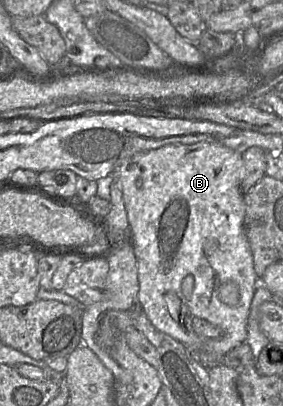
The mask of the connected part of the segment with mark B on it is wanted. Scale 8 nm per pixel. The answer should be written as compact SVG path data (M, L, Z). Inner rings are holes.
M218 142L167 144L156 149L139 152L125 160L119 167L119 178L130 226L130 240L137 260L138 296L143 312L155 328L170 335L185 347L189 347L194 352L198 363L207 369L222 364L223 356L226 353L245 342L252 300L260 285L259 276L254 270L253 256L245 230L245 194L241 189L243 173L243 154Z

